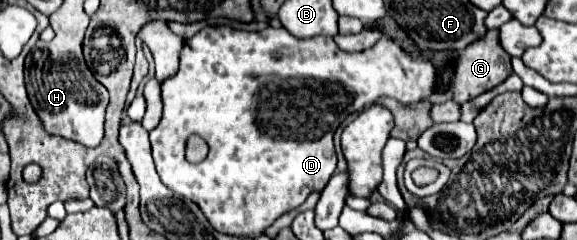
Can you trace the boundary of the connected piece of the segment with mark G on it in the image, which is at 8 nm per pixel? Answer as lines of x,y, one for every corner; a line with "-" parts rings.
489,30
485,34
485,38
479,38
477,42
469,44
459,54
459,60
457,60
457,66
455,66
455,76
453,76
451,86
449,86
451,92
455,94
455,102
463,104
467,100
473,100
479,94
491,90
493,86
505,82
507,76
513,72
511,62
507,62
507,58
511,60
511,56
507,56
507,52
499,44
499,30

